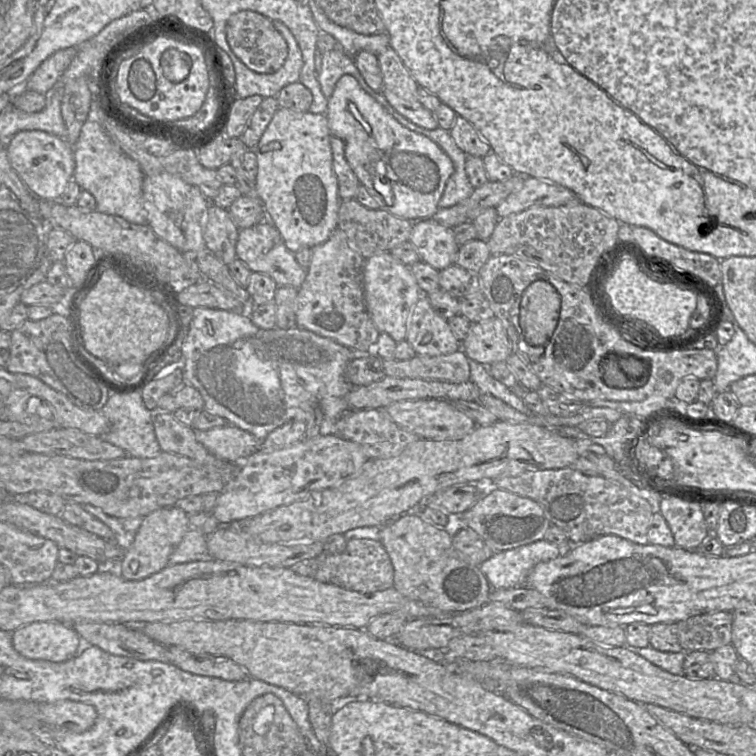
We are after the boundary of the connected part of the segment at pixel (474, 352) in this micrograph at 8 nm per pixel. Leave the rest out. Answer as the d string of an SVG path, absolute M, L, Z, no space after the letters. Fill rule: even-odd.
M495 318L471 323L469 332L460 341L462 351L471 362L492 365L504 362L512 352L505 327Z

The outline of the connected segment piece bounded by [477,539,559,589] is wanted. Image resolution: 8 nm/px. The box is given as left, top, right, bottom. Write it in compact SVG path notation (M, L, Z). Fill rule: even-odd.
M542 539L523 546L495 550L477 567L489 589L509 589L527 586L527 576L535 565L558 556L558 545Z

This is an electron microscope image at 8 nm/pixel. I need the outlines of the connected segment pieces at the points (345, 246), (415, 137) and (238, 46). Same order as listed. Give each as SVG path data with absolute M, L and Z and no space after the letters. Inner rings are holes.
M332 232L324 241L313 246L311 248L311 261L304 269L301 282L294 287L295 315L293 324L338 340L354 352L370 350L379 332L368 317L362 301L359 284L360 262L361 256L339 232Z
M341 76L337 82L335 83L334 89L326 98L326 106L324 108L324 113L322 113L325 117L325 120L328 124L329 129L332 132L332 139L336 142L337 151L339 151L339 144L343 143L343 152L345 156L346 162L351 167L352 171L356 176L361 178L363 181L363 189L370 191L377 201L380 204L380 208L378 210L385 210L390 214L403 219L410 223L417 223L419 221L424 221L428 217L430 217L433 212L439 208L439 197L443 190L445 183L447 182L451 171L452 165L450 162L450 158L447 154L438 147L430 138L426 137L418 133L415 130L412 130L398 121L396 121L380 104L379 102L365 89L361 83L355 78L351 76Z
M239 10L228 19L225 41L230 50L249 69L256 72L276 70L285 59L285 46L271 19L251 10Z

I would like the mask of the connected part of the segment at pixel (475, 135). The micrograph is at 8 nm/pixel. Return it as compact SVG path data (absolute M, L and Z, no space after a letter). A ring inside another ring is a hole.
M457 116L448 131L451 141L465 156L482 157L490 152L478 131L466 119Z

